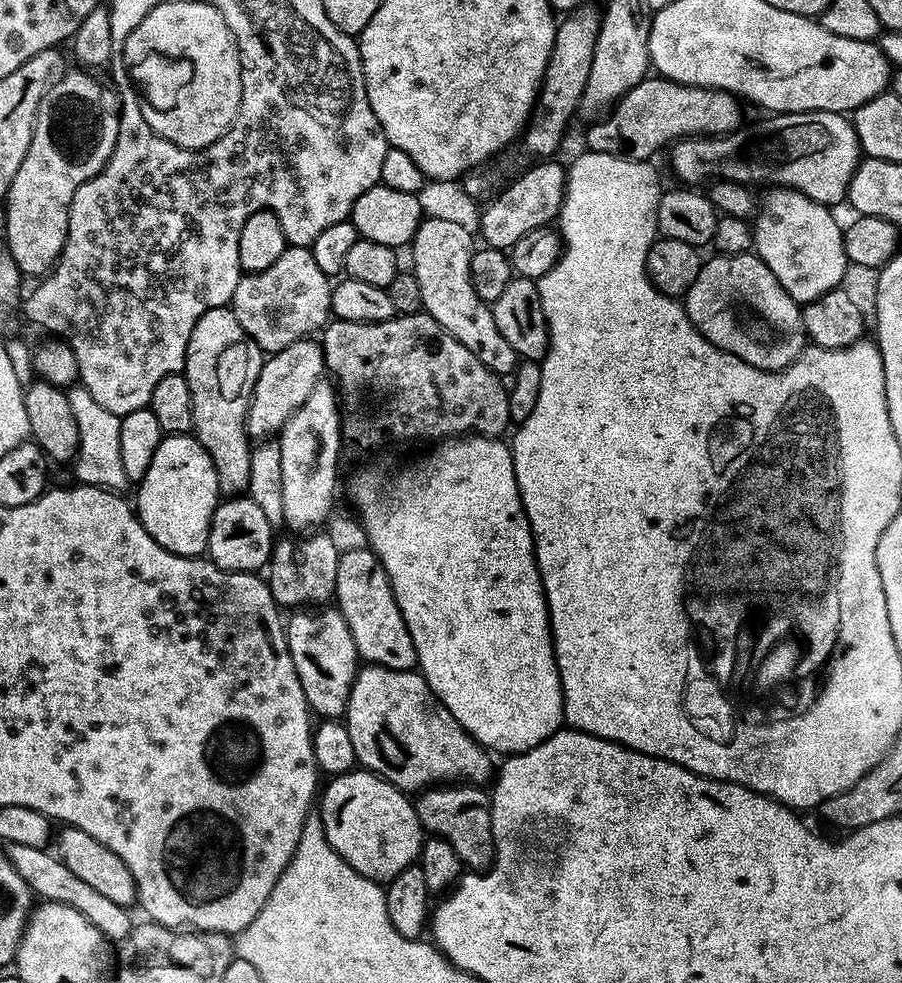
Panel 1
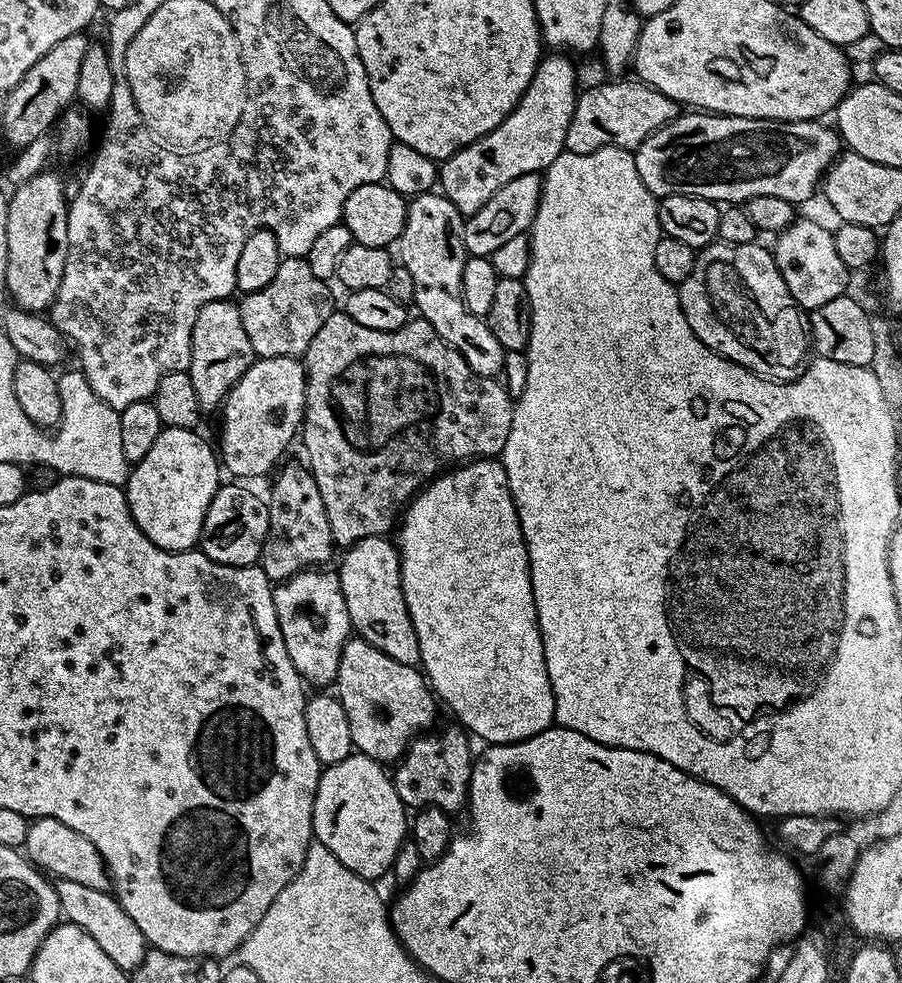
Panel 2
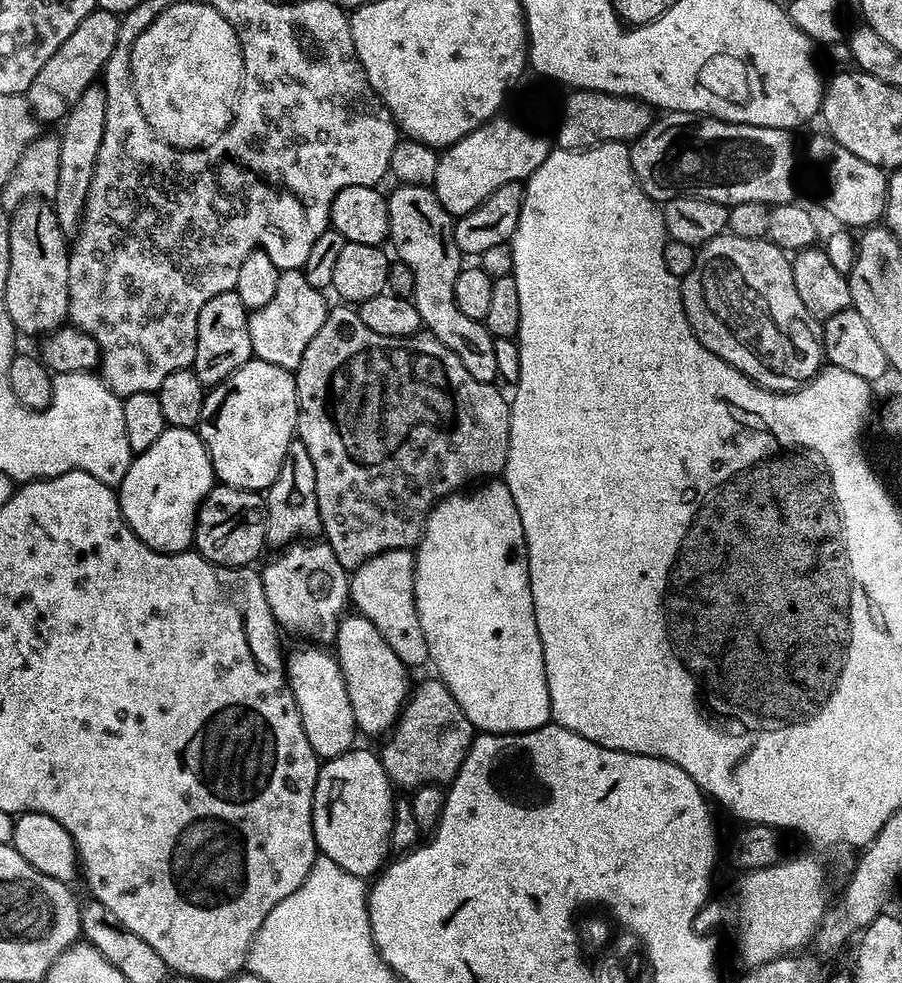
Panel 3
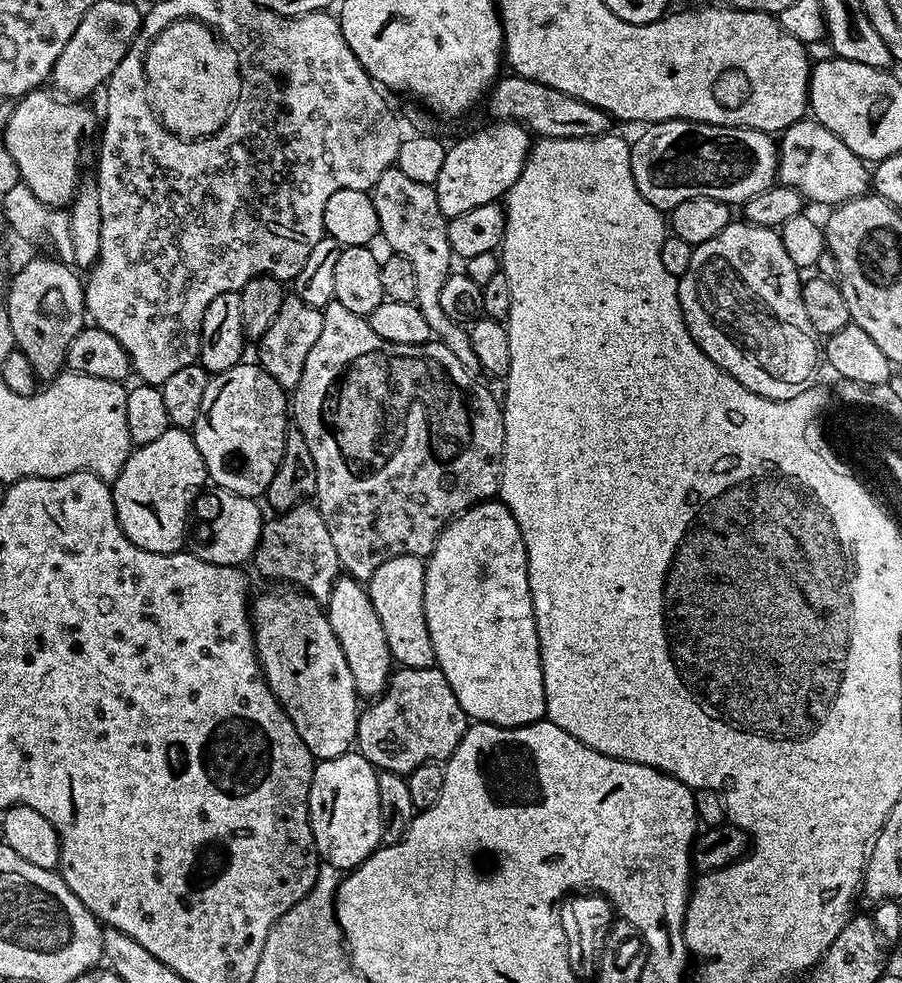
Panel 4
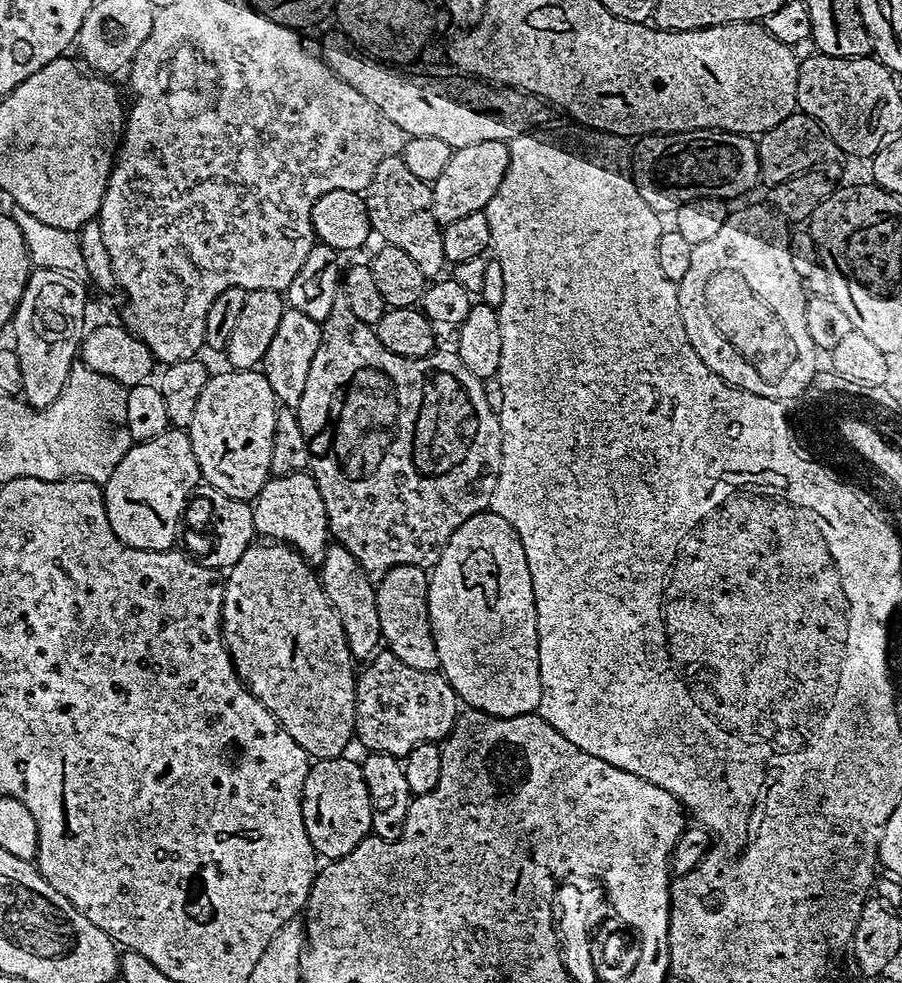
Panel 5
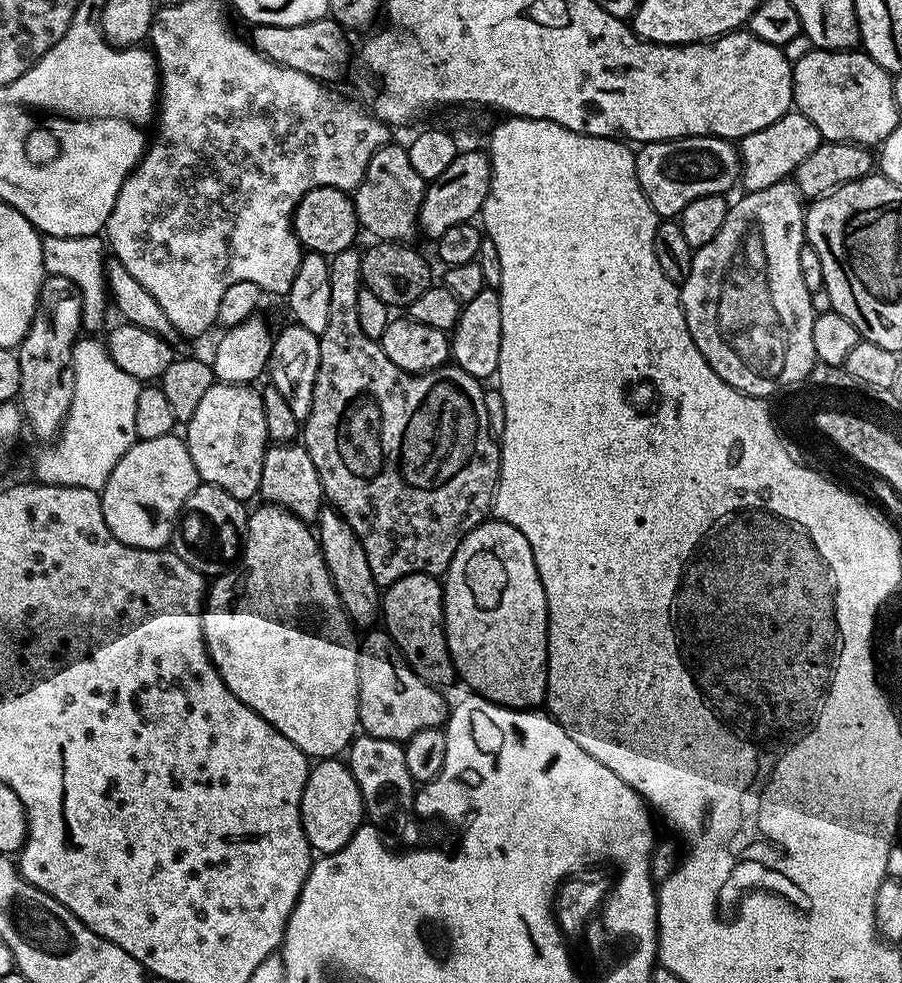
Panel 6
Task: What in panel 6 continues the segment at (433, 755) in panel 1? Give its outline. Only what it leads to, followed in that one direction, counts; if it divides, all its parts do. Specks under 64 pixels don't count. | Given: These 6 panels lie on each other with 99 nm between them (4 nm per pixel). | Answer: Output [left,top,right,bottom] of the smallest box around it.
[319,506,382,618]

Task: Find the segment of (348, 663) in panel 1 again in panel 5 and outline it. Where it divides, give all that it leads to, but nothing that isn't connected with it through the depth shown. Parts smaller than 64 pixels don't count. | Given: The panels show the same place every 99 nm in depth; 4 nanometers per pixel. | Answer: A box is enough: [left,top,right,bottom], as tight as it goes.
[252,471,330,566]

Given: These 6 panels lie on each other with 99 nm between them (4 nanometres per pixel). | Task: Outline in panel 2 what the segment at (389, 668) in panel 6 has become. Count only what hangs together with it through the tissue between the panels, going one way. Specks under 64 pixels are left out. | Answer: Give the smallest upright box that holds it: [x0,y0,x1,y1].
[391,727,474,814]

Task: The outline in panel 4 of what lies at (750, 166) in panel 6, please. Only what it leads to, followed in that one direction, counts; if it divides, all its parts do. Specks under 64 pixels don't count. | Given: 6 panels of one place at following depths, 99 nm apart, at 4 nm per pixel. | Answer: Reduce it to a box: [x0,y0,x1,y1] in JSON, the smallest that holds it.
[776,118,870,206]

